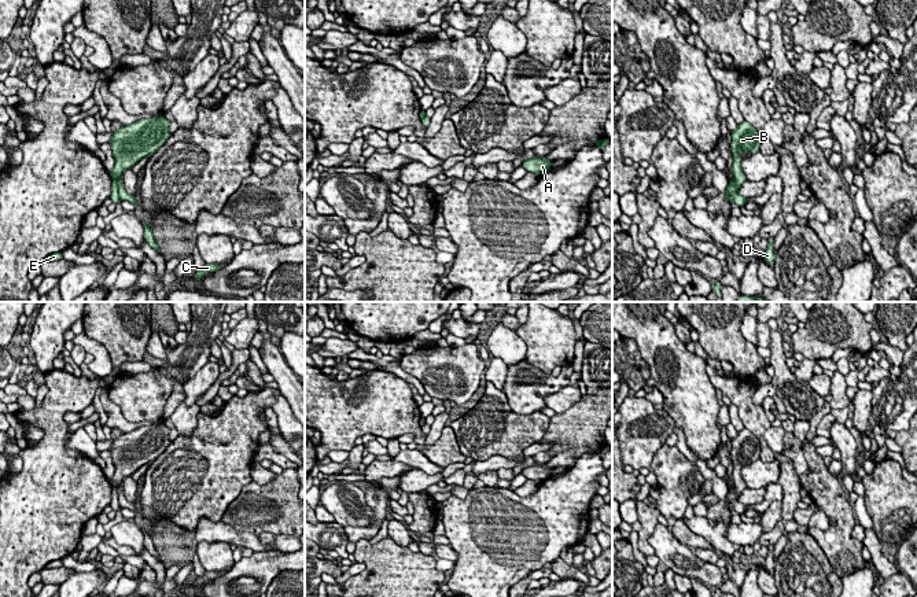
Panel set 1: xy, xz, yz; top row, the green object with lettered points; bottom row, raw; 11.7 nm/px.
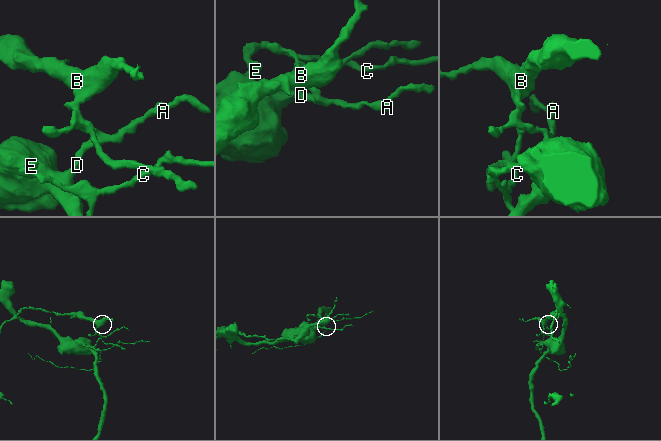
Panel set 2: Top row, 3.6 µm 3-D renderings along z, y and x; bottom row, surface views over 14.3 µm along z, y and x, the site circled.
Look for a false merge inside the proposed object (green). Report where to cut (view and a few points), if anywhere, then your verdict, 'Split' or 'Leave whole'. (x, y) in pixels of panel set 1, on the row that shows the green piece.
Split along xy (113, 179), (118, 187), (120, 198). Split

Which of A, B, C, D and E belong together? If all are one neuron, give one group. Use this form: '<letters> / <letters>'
A C D E / B

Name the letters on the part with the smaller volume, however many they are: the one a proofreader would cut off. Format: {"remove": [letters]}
{"remove": ["B"]}

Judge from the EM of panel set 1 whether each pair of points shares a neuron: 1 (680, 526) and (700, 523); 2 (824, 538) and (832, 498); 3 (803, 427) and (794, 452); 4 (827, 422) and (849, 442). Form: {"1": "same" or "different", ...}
{"1": "different", "2": "same", "3": "same", "4": "different"}

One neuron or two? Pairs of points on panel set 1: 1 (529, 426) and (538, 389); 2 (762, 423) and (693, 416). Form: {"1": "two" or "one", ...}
{"1": "two", "2": "two"}

